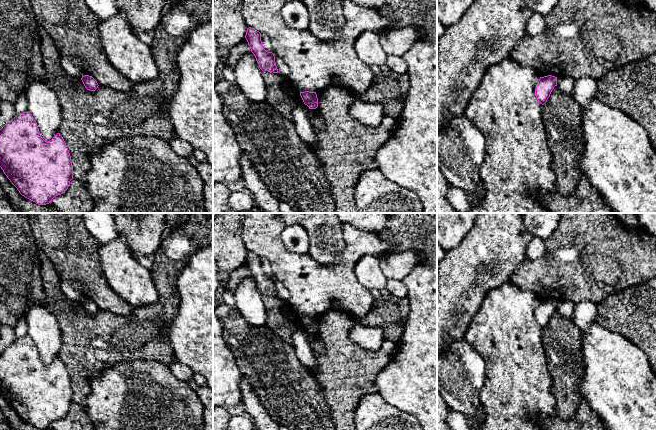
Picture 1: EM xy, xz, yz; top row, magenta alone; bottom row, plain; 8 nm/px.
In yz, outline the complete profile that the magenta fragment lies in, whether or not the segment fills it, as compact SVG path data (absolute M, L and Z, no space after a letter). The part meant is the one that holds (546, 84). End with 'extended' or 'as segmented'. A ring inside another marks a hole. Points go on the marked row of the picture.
M552 75L540 77L535 89L535 96L542 105L547 102L555 86L557 86L557 77Z | as segmented

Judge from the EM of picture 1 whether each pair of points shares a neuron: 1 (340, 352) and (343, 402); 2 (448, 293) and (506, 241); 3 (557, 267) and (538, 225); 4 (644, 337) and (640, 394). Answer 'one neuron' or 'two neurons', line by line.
1: one neuron
2: one neuron
3: two neurons
4: two neurons

